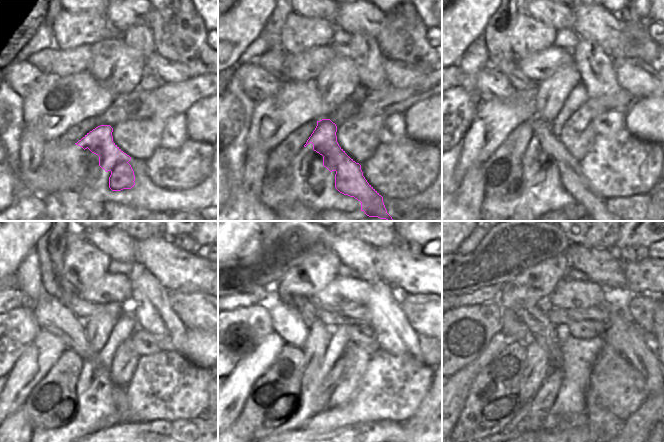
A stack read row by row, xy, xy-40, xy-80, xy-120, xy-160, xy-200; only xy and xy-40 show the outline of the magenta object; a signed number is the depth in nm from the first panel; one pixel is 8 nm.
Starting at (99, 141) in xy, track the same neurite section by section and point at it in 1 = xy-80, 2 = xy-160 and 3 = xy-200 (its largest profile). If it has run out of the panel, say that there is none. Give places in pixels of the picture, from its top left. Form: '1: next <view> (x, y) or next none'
1: next xy-80 (573, 180)
2: next xy-160 (286, 322)
3: next xy-200 (516, 331)

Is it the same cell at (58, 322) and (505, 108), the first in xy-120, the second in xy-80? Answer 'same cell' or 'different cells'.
different cells

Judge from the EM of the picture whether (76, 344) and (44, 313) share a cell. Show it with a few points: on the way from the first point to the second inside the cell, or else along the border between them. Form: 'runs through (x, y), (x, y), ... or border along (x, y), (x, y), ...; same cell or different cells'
runs through (69, 336), (52, 319); same cell

